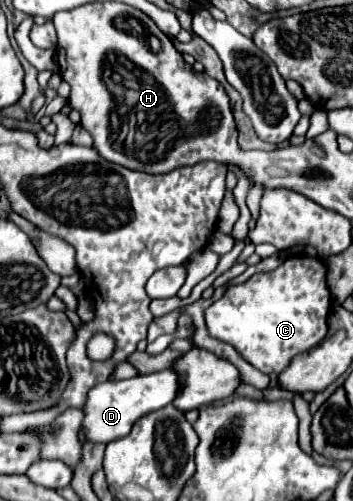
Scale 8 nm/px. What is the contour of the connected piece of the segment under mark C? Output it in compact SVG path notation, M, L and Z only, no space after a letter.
M295 255L295 257L289 257L283 265L279 265L275 271L255 273L255 275L249 277L245 283L229 287L227 293L225 293L219 301L213 301L213 303L205 309L205 325L207 325L209 337L219 339L219 341L231 345L237 353L241 353L241 357L243 357L247 363L251 363L251 365L253 365L255 369L259 369L261 373L281 373L281 371L289 365L289 361L291 361L295 355L299 355L299 353L303 353L303 351L315 347L315 345L325 337L325 333L327 333L327 313L331 311L331 293L329 293L327 283L325 283L325 273L327 273L327 269L325 269L325 263L323 263L321 259L317 259L317 257L307 257L307 255L305 255L305 257Z

